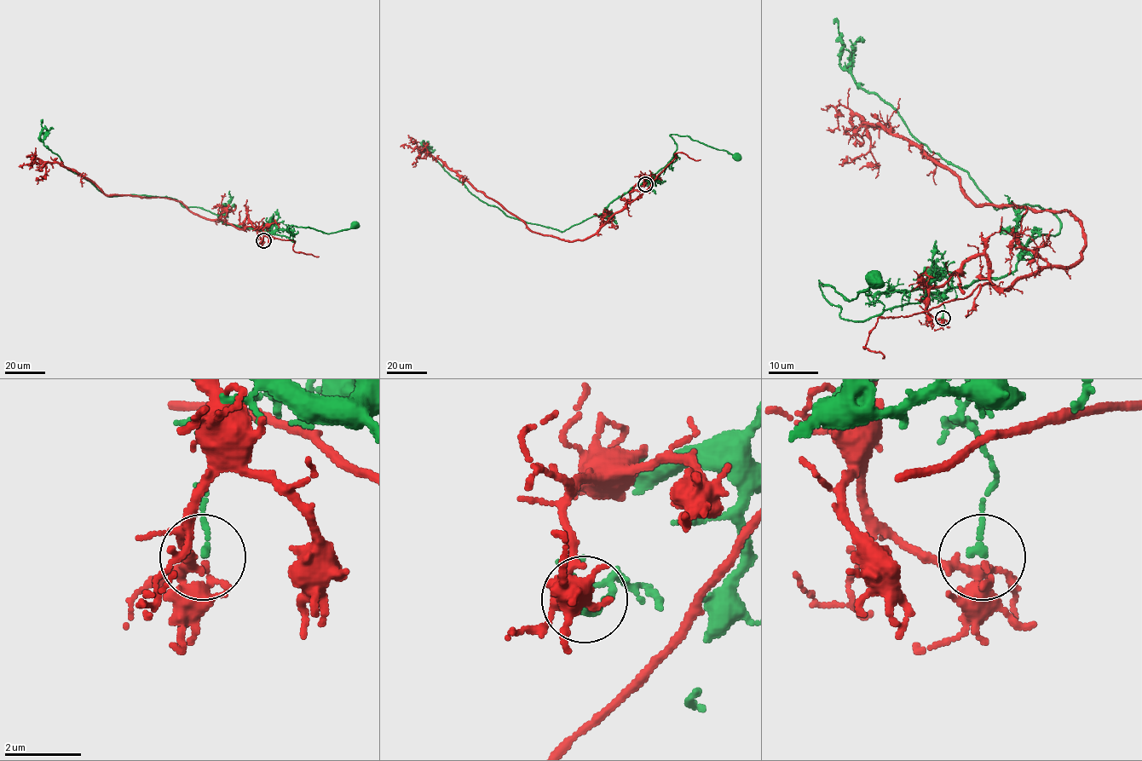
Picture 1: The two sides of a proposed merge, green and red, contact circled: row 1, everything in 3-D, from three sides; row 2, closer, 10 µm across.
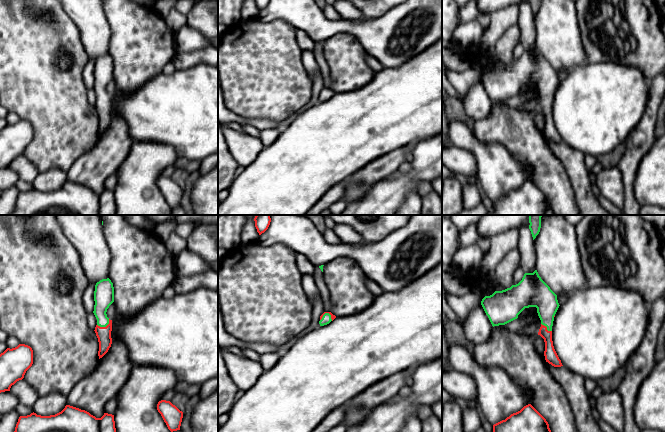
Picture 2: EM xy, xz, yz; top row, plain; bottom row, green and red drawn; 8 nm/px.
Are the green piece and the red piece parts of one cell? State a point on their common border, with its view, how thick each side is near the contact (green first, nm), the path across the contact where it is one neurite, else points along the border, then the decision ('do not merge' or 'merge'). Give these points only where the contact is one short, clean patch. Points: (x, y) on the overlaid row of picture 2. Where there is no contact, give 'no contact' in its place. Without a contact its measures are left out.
meets green in xy at (104, 326); 160 nm thick on the green side, 120 nm on the other; border along xy (109, 319), (105, 326), (97, 325); do not merge

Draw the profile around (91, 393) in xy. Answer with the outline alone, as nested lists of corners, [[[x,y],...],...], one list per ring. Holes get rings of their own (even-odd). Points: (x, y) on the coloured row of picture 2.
[[[113,330],[111,338],[111,347],[99,359],[95,370],[80,380],[67,396],[67,405],[85,410],[96,418],[104,415],[105,404],[116,397],[133,368],[127,348]]]

